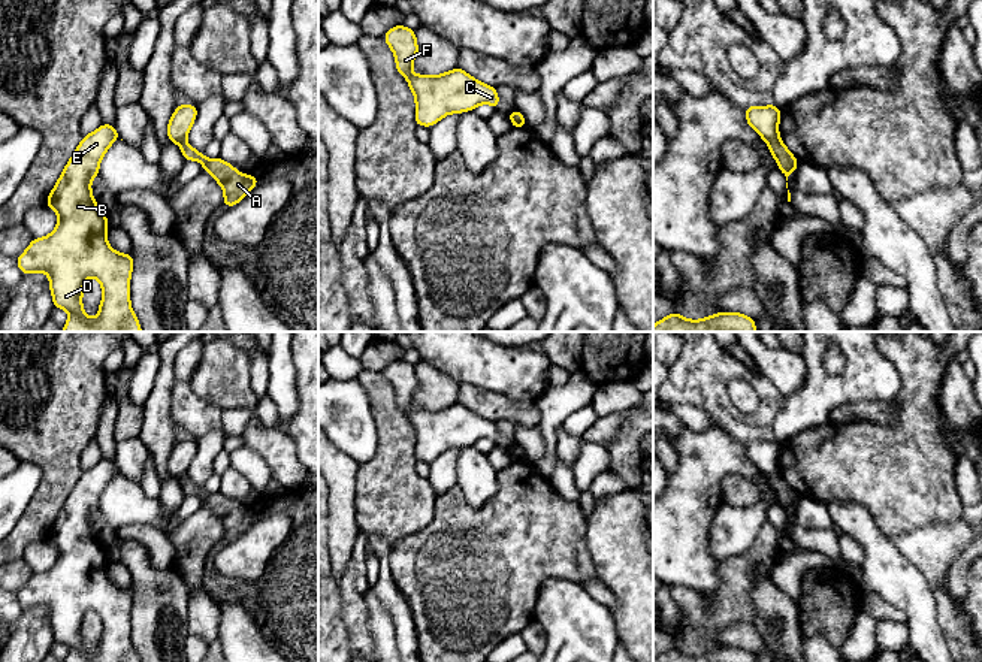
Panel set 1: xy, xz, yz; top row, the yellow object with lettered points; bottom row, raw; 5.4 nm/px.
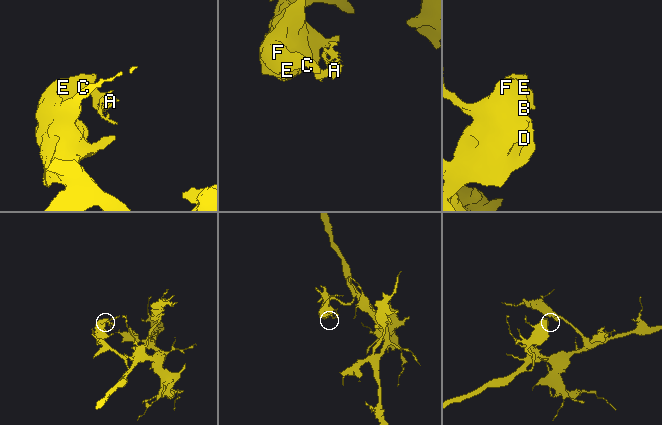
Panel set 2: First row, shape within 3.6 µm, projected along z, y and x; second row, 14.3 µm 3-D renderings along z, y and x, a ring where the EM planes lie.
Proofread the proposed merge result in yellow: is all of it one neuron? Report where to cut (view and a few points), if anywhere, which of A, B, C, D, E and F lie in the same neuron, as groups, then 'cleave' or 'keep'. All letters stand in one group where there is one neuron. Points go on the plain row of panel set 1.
cut yz (777, 471), (767, 477); groups A / B C D E F; cleave

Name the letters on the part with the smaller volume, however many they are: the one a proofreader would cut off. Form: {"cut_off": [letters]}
{"cut_off": ["A"]}

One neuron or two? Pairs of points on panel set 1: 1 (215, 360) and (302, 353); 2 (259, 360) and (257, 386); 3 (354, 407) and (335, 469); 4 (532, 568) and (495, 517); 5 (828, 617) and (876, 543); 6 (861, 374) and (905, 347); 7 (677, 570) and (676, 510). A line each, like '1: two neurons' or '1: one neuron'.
1: two neurons
2: one neuron
3: two neurons
4: one neuron
5: two neurons
6: two neurons
7: one neuron

